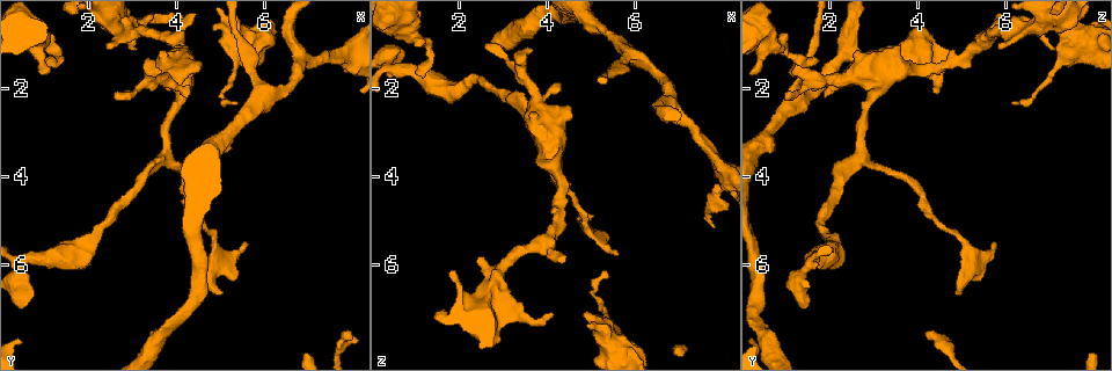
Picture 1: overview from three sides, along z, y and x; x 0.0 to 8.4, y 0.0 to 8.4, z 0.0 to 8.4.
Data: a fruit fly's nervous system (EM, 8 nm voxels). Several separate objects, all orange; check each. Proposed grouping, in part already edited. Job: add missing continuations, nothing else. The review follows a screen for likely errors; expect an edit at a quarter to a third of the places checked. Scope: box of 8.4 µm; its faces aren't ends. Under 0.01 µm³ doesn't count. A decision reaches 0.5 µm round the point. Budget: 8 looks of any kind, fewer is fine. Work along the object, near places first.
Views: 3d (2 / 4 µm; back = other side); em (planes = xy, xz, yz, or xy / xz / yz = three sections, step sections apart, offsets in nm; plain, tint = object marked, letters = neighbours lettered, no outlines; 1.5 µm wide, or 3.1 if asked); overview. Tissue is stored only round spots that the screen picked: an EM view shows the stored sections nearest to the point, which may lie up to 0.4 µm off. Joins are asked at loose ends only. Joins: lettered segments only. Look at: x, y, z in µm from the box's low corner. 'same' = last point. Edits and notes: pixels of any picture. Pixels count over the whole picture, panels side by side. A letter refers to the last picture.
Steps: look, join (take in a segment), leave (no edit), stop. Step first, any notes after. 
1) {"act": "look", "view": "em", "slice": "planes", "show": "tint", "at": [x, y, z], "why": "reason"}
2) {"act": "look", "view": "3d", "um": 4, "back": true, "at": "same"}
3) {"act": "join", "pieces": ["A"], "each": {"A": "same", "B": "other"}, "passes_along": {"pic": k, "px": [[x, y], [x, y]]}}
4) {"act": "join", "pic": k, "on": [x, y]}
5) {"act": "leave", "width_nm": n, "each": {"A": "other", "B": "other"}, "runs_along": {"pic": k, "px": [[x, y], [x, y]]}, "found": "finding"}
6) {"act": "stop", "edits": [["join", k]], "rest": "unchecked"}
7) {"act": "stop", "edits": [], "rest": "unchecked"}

{"act": "look", "view": "em", "slice": "planes", "show": "tint", "at": [1.05, 1.35, 1.70], "why": "an open end"}

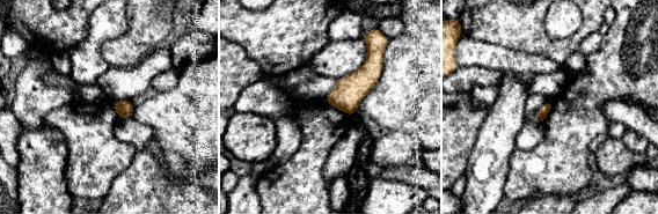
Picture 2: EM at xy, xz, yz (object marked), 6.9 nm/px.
{"act": "look", "view": "em", "slice": "planes", "show": "letters", "at": "same"}

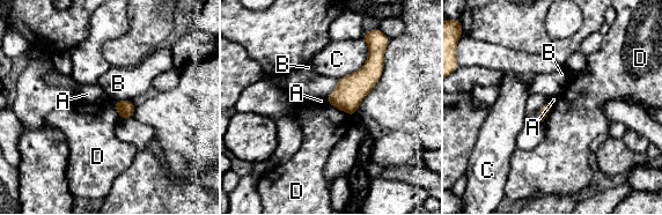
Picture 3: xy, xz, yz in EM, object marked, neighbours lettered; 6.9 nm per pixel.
{"act": "leave", "each": {"A": "other", "B": "other", "C": "other", "D": "other"}, "border": {"pic": 3, "px": [[328, 102], [343, 110], [350, 117]]}, "found": "none of them fits"}

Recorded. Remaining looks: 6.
{"act": "look", "view": "3d", "um": 4, "at": [4.85, 0.65, 7.10], "why": "stops while still wide"}

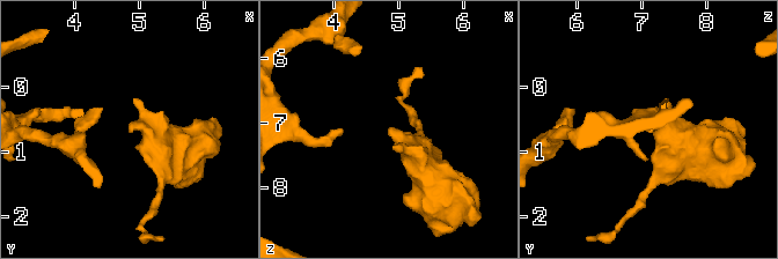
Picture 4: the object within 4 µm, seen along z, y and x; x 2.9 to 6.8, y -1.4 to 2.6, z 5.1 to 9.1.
{"act": "look", "view": "em", "slice": "planes", "show": "plain", "at": [4.85, 0.70, 7.10], "why": "shape alone is not enough"}

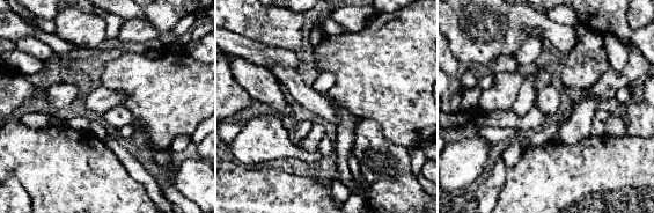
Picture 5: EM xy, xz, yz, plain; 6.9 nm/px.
{"act": "look", "view": "em", "slice": "planes", "show": "letters", "at": "same"}

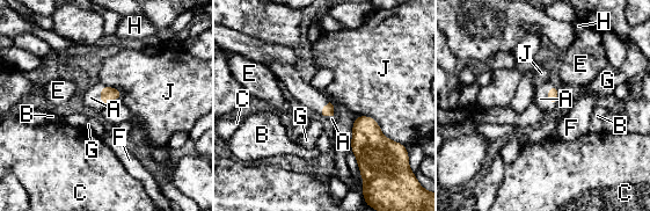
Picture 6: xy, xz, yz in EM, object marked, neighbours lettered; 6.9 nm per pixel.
{"act": "join", "pieces": ["A"], "each": {"A": "same", "B": "other", "C": "other", "E": "other", "F": "other", "G": "other", "H": "other", "J": "other"}, "passes_along": {"pic": 6, "px": [[553, 93], [547, 95], [540, 99]]}, "found": "it goes on there"}

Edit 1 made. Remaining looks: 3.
{"act": "look", "view": "3d", "um": 2, "at": [2.45, 1.00, 5.90], "why": "branch stops here"}

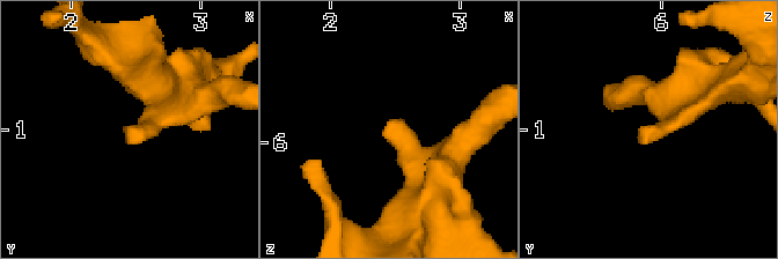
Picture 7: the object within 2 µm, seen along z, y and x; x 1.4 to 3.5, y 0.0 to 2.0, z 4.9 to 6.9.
{"act": "look", "view": "em", "slice": "planes", "show": "tint", "at": [2.42, 0.98, 5.86], "why": "now the EM"}

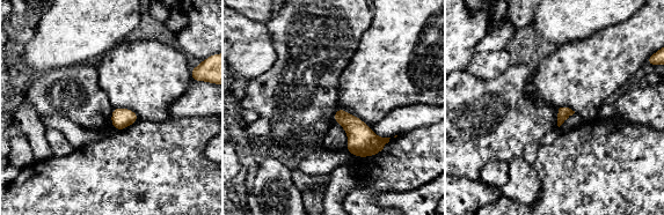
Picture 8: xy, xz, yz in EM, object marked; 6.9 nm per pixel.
{"act": "look", "view": "em", "slice": "planes", "show": "letters", "at": "same"}

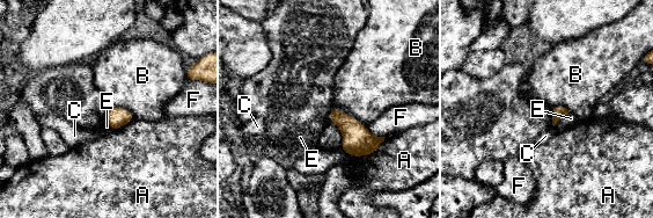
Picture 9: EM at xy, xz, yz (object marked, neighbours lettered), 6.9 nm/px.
{"act": "leave", "each": {"A": "other", "B": "other", "C": "other", "E": "other", "F": "other"}, "border": {"pic": 9, "px": [[334, 106], [354, 116], [366, 126]]}, "found": "none of them fits"}

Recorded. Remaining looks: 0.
{"act": "stop", "edits": [["join", 6]], "rest": "unchecked"}

